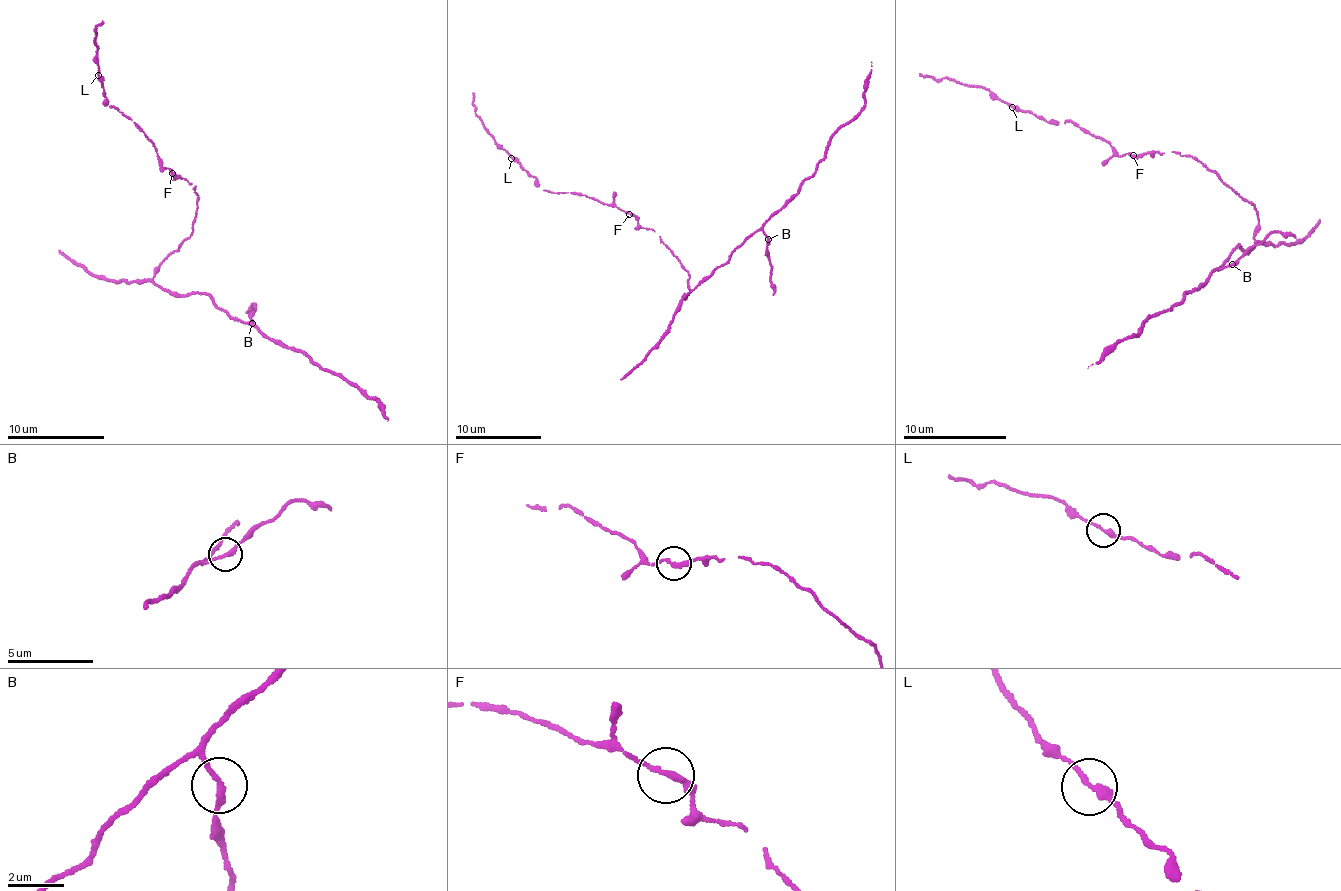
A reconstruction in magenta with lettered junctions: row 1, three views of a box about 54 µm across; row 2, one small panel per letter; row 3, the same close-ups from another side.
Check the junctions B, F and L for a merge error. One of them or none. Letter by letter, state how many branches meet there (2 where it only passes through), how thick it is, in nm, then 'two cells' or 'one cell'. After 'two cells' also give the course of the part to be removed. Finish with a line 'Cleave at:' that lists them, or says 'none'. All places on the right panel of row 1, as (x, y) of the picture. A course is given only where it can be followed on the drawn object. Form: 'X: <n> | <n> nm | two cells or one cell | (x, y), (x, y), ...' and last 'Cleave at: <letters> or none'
B: 2 | 220 nm | one cell
F: 2 | 220 nm | one cell
L: 2 | 240 nm | one cell
Cleave at: none

